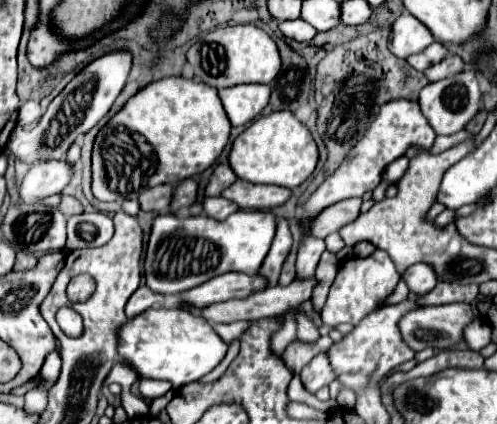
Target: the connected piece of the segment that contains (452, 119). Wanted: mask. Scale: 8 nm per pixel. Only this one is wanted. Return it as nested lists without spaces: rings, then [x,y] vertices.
[[[465,69],[463,73],[457,73],[455,77],[447,77],[447,79],[425,85],[419,93],[419,105],[437,135],[453,135],[461,131],[477,115],[481,107],[481,91],[479,91],[475,71]]]

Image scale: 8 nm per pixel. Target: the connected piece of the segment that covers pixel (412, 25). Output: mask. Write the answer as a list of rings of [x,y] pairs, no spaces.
[[[403,11],[397,21],[391,25],[391,33],[389,33],[389,51],[395,57],[409,57],[413,53],[423,51],[427,45],[431,45],[435,39],[431,37],[431,31],[415,17],[411,17],[411,13]]]

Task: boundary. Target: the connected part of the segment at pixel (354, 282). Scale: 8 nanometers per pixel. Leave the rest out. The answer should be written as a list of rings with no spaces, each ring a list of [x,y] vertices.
[[[377,249],[371,257],[367,259],[349,259],[339,267],[339,273],[329,289],[325,309],[321,311],[323,323],[327,325],[341,325],[341,323],[353,323],[357,325],[365,315],[375,311],[377,307],[383,305],[383,301],[389,297],[389,293],[395,289],[399,281],[399,273],[387,253]]]

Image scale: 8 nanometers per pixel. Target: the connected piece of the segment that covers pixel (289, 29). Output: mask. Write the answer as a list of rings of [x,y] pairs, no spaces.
[[[293,19],[293,21],[283,21],[279,23],[281,33],[287,39],[295,39],[295,41],[309,41],[311,37],[315,37],[315,29],[311,29],[311,25],[307,25],[303,19]]]

